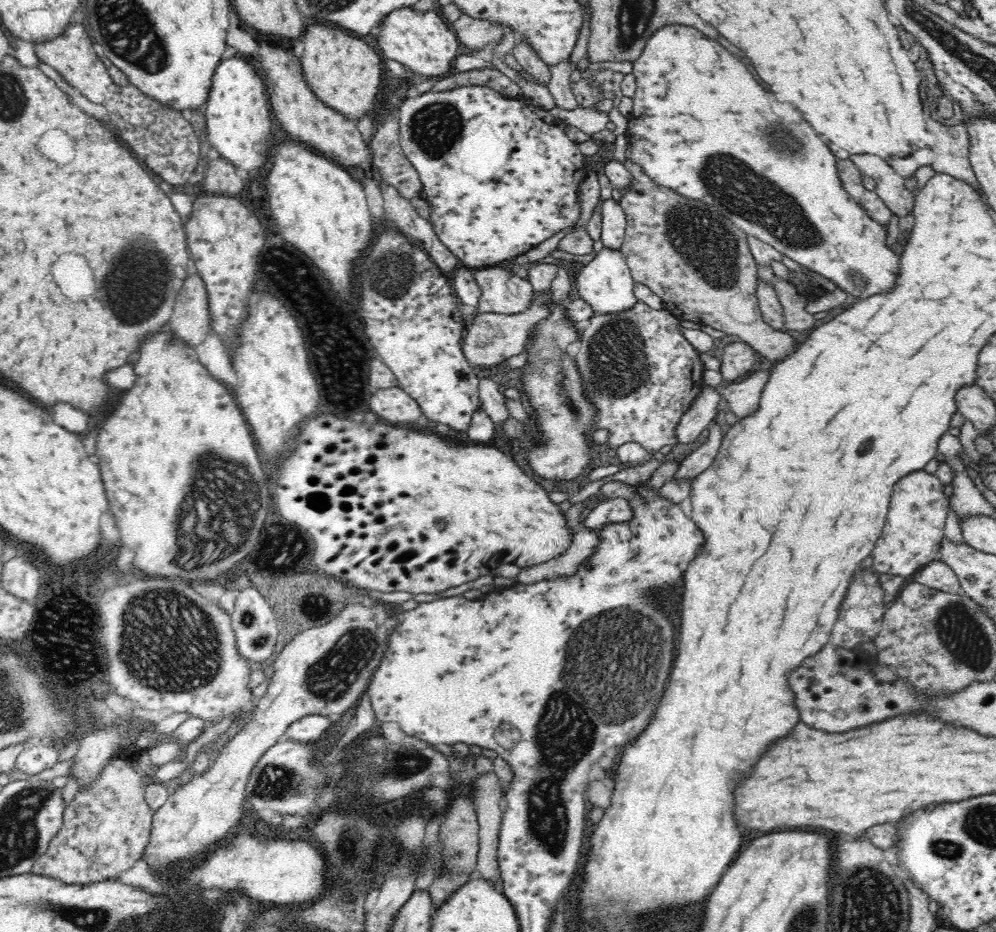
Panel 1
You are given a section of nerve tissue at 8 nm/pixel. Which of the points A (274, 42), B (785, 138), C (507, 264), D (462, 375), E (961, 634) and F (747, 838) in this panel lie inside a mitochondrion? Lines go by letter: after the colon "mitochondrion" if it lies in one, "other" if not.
A: other
B: mitochondrion
C: other
D: other
E: mitochondrion
F: other

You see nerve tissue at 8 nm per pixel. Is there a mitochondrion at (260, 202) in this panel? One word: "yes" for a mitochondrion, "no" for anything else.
no

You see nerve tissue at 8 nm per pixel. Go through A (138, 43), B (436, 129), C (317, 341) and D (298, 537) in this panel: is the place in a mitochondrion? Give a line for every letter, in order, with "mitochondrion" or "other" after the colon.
A: mitochondrion
B: mitochondrion
C: other
D: other

